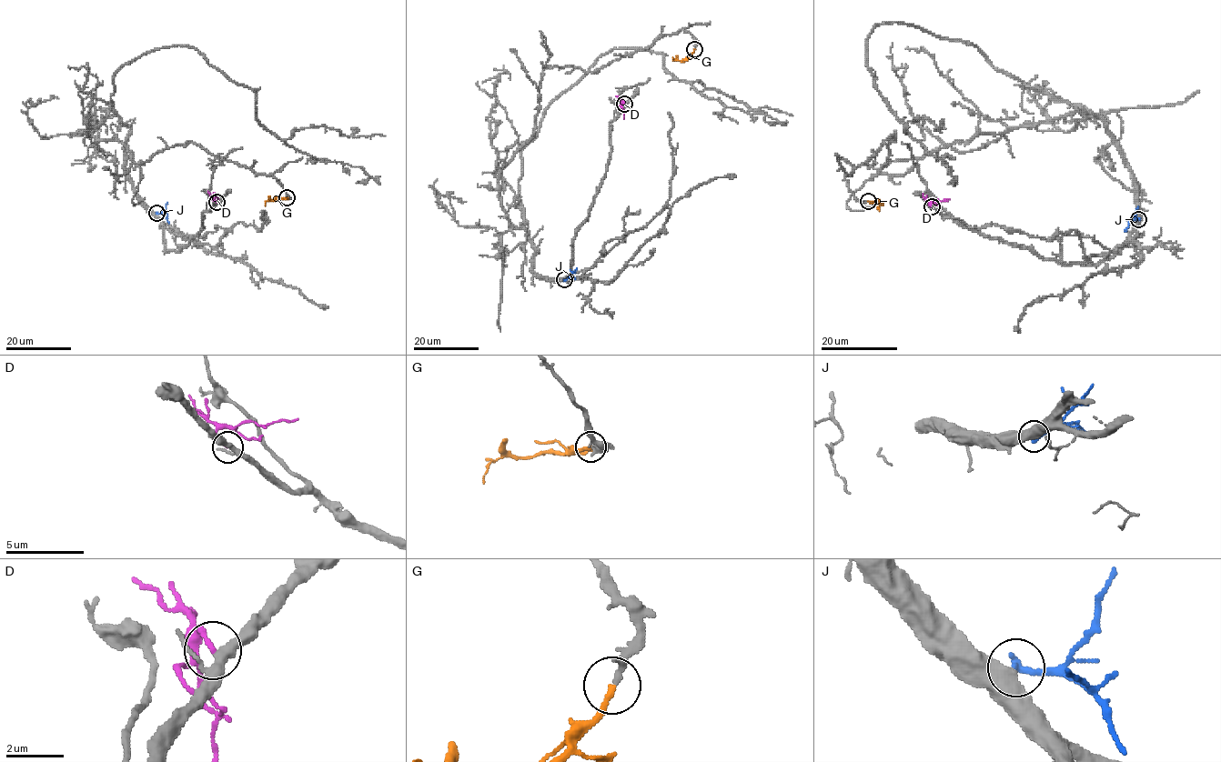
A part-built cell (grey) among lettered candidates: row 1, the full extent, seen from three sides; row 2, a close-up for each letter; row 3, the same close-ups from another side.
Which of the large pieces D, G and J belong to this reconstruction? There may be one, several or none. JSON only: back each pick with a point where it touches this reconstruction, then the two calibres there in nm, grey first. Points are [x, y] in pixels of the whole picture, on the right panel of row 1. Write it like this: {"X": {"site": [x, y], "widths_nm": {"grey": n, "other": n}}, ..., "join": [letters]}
{"G": {"site": [868, 201], "widths_nm": {"grey": 240, "other": 190}}, "join": ["G"]}

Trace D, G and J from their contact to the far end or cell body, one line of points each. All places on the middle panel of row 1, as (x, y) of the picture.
D: (624, 104), (622, 101), (623, 118)
G: (694, 49), (683, 61), (672, 58)
J: (564, 280), (576, 268)

